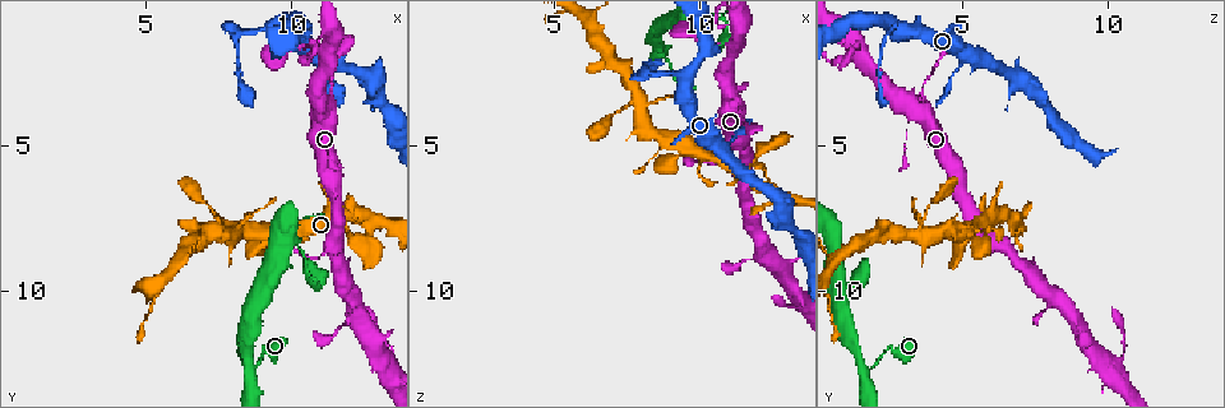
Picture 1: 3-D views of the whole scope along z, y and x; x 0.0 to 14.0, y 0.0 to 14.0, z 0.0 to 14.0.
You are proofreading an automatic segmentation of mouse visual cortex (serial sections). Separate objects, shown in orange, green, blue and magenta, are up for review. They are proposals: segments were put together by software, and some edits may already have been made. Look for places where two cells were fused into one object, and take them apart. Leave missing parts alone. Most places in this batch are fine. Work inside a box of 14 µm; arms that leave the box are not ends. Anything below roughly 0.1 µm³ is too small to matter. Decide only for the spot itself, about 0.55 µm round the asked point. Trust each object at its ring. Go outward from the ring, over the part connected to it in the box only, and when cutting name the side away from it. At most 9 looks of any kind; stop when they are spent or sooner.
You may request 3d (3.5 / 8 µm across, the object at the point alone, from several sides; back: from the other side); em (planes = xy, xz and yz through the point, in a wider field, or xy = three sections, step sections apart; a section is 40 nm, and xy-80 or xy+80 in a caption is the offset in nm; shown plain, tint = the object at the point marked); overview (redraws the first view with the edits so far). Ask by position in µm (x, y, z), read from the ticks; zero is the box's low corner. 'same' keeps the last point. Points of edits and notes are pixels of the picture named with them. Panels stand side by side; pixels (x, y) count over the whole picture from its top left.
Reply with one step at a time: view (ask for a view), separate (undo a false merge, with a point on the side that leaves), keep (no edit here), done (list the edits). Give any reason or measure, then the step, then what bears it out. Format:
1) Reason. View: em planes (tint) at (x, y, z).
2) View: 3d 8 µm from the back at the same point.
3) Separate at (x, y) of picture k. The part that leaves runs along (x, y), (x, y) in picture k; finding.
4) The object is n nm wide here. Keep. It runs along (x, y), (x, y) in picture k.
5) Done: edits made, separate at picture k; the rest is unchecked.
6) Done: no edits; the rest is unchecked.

A fork. View: 3d 8 µm at (7.8, 7.9, 3.5).

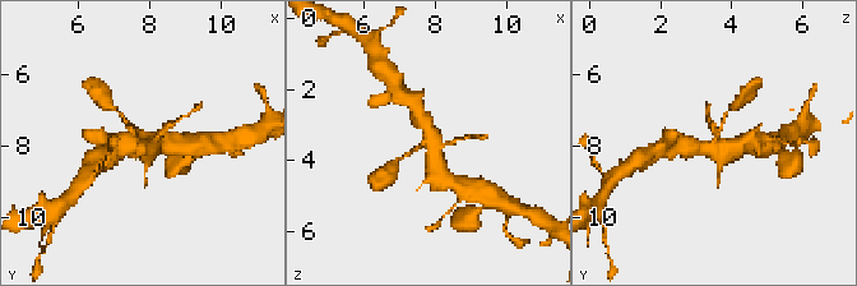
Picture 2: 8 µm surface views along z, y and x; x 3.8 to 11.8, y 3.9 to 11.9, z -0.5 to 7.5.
Shape alone is not enough. View: em xy step 5 (tint) at (7.7, 7.9, 3.5).

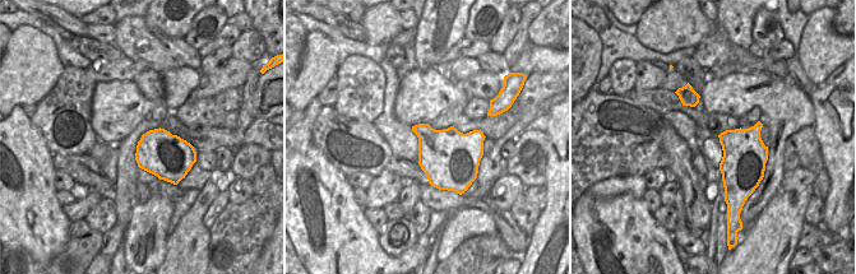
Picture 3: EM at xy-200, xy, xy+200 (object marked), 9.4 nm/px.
Keep. It runs along (440, 173), (430, 129), (417, 109) in picture 2; all the same cell.

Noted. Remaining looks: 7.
Side arm on a straight run. View: 3d 8 µm at (13.0, 12.2, 9.7).

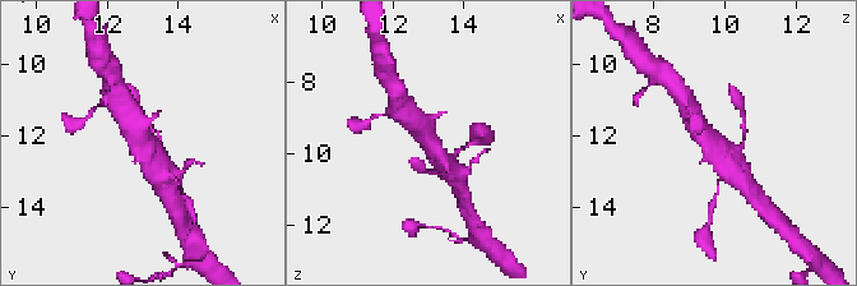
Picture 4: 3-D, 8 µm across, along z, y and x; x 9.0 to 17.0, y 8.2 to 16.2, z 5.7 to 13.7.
Zoom in. View: 3d 3.5 µm at (13.0, 12.2, 9.6).

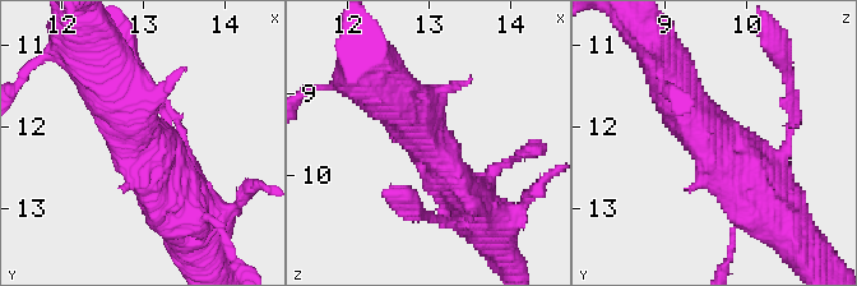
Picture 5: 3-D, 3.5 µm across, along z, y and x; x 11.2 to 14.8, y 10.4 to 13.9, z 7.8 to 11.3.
Keep. It runs along (673, 77), (725, 175), (755, 207) in picture 5; continuous, no second cell.

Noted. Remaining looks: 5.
Two arms in line, one across. View: 3d 3.5 µm at (11.3, 3.9, 3.6).

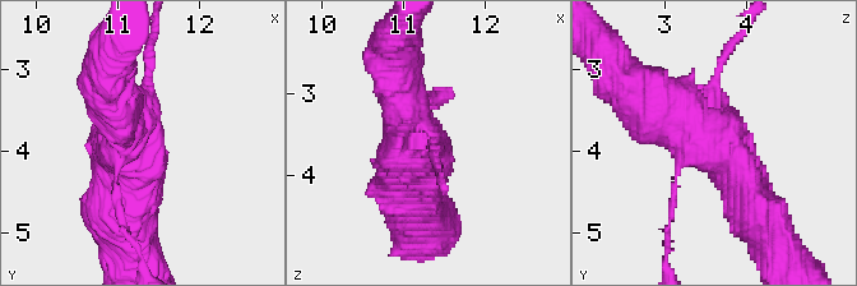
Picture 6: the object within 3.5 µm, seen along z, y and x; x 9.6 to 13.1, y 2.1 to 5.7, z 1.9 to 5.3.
Keep. It runs along (755, 215), (722, 151), (663, 105) in picture 6; one cell here.

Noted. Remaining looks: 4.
Sharp bend. View: 3d 3.5 µm at (8.3, 1.3, 2.5).

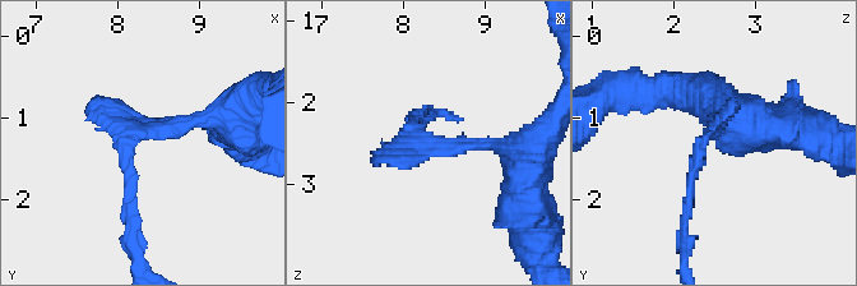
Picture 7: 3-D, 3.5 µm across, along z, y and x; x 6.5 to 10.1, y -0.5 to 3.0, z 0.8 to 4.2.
View: em planes (tint) at (8.25, 1.20, 2.40).

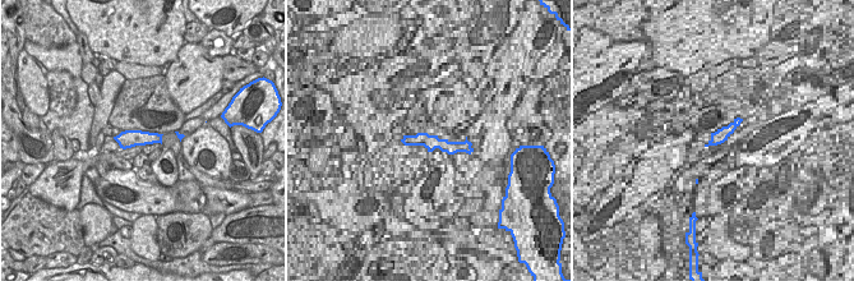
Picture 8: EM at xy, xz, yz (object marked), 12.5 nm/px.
View: em xy step 2 (tint) at the same point.

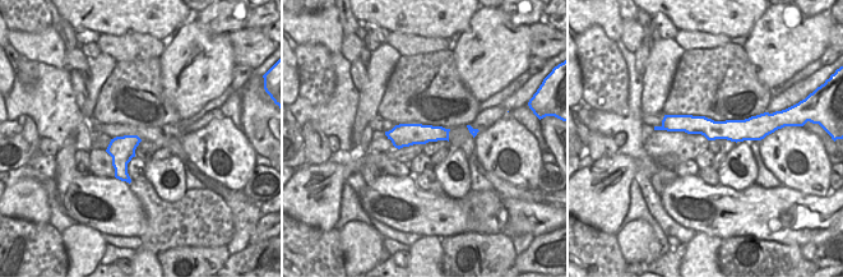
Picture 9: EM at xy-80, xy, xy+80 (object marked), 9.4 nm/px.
Keep. It runs along (219, 120), (144, 128), (125, 148), (129, 211) in picture 7; all the same cell.

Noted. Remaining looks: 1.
Done: no edits; the rest is unchecked.

